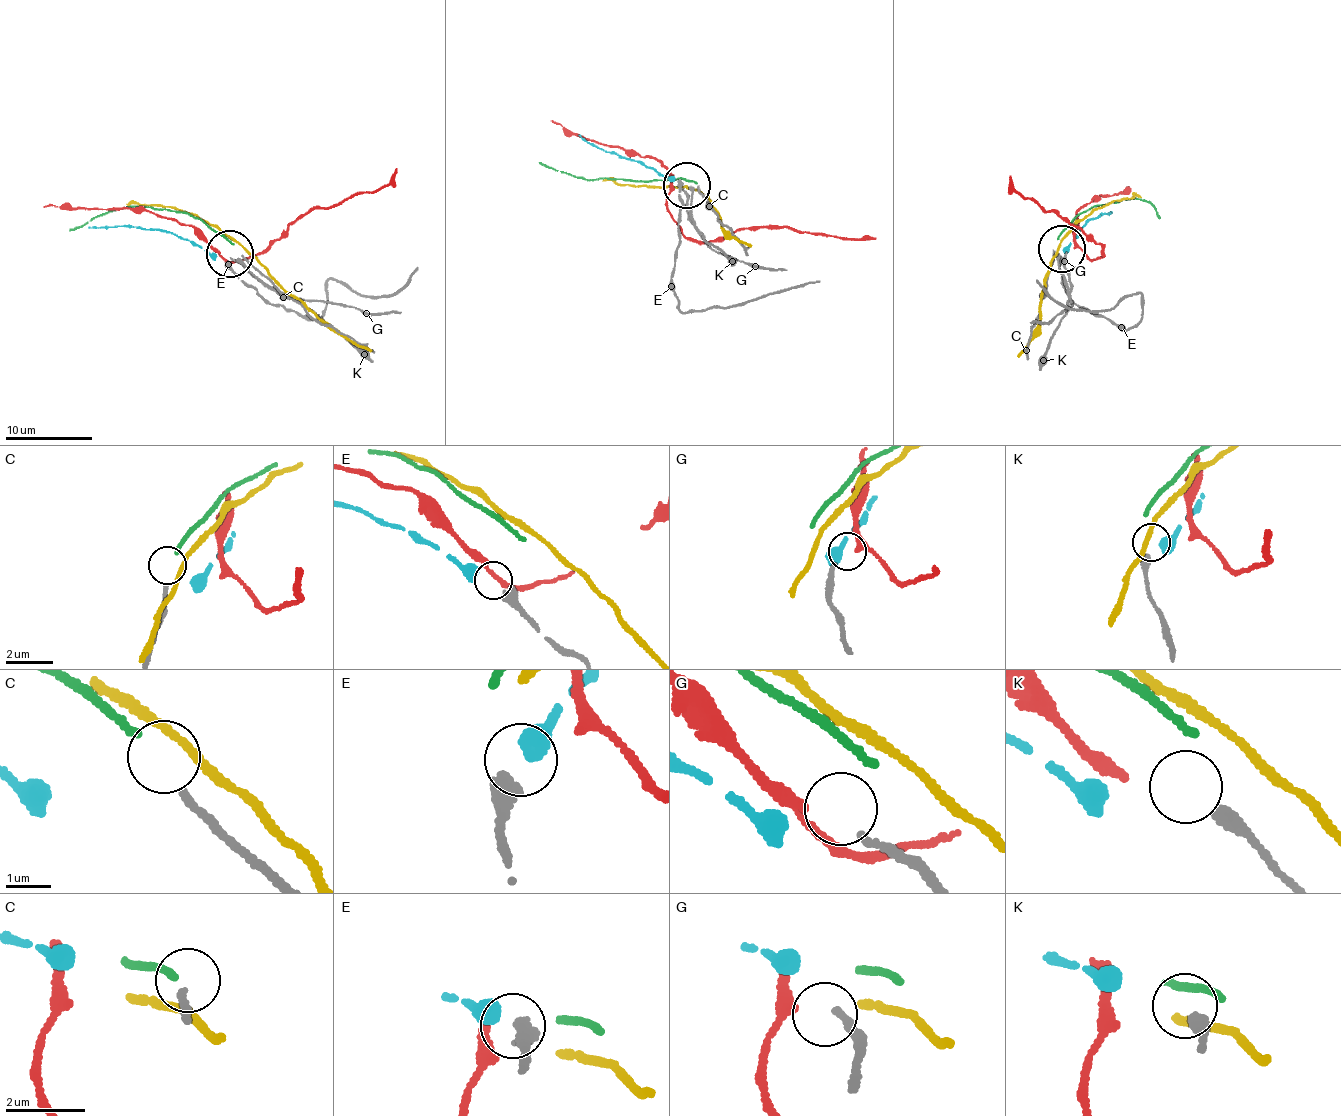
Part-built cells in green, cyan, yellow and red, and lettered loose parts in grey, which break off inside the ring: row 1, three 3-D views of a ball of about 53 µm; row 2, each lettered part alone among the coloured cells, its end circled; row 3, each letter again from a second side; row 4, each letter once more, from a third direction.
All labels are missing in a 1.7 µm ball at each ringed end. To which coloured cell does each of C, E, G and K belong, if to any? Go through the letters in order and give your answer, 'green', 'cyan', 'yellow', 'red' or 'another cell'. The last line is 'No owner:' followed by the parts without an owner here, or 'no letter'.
C: green
E: another cell
G: red
K: another cell
No owner: E, K

